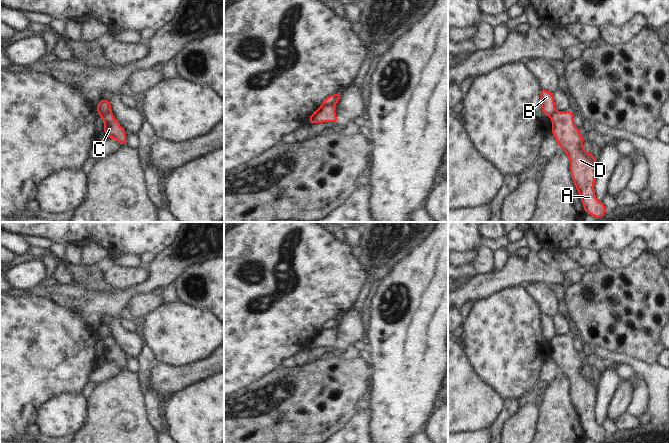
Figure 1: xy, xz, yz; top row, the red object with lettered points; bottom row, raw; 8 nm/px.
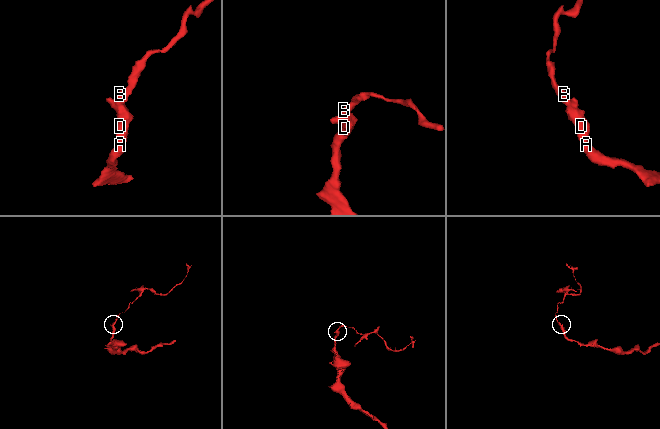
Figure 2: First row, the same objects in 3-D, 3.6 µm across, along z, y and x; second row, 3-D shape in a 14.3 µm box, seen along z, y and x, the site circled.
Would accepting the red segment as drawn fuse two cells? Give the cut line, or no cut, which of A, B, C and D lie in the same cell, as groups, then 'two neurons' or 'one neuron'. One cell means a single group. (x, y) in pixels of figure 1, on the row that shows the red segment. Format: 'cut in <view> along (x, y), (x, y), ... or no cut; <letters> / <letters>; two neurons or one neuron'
cut in xz along (335, 104), (322, 106); A C D / B; two neurons

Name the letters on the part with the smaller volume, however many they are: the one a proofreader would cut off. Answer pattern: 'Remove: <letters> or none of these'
Remove: B

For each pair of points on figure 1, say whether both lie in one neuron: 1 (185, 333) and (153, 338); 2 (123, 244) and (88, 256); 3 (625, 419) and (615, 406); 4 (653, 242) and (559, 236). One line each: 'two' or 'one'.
1: one
2: two
3: two
4: one

